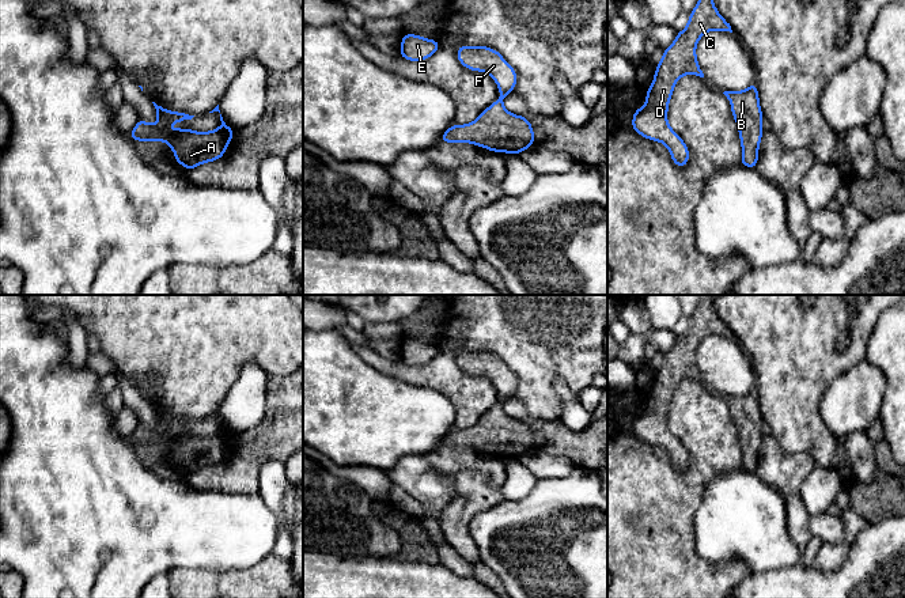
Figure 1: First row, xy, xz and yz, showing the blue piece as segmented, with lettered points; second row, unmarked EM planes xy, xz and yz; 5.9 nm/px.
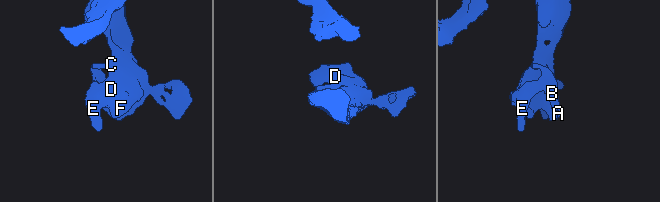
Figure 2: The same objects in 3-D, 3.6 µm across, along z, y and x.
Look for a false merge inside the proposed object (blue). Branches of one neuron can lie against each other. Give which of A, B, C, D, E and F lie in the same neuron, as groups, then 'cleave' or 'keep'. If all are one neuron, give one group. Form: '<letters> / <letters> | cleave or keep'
A B C D E F | keep

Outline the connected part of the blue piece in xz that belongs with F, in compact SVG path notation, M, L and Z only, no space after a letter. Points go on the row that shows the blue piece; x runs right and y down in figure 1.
M466 46L457 49L458 61L470 71L485 72L496 82L500 96L473 122L451 125L440 137L440 143L472 143L493 152L519 152L533 147L534 130L527 117L510 113L503 99L514 92L518 73L503 56L488 46Z

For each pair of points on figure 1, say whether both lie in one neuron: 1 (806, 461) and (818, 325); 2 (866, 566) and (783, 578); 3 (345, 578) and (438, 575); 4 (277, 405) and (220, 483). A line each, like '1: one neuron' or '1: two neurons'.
1: two neurons
2: one neuron
3: one neuron
4: one neuron

